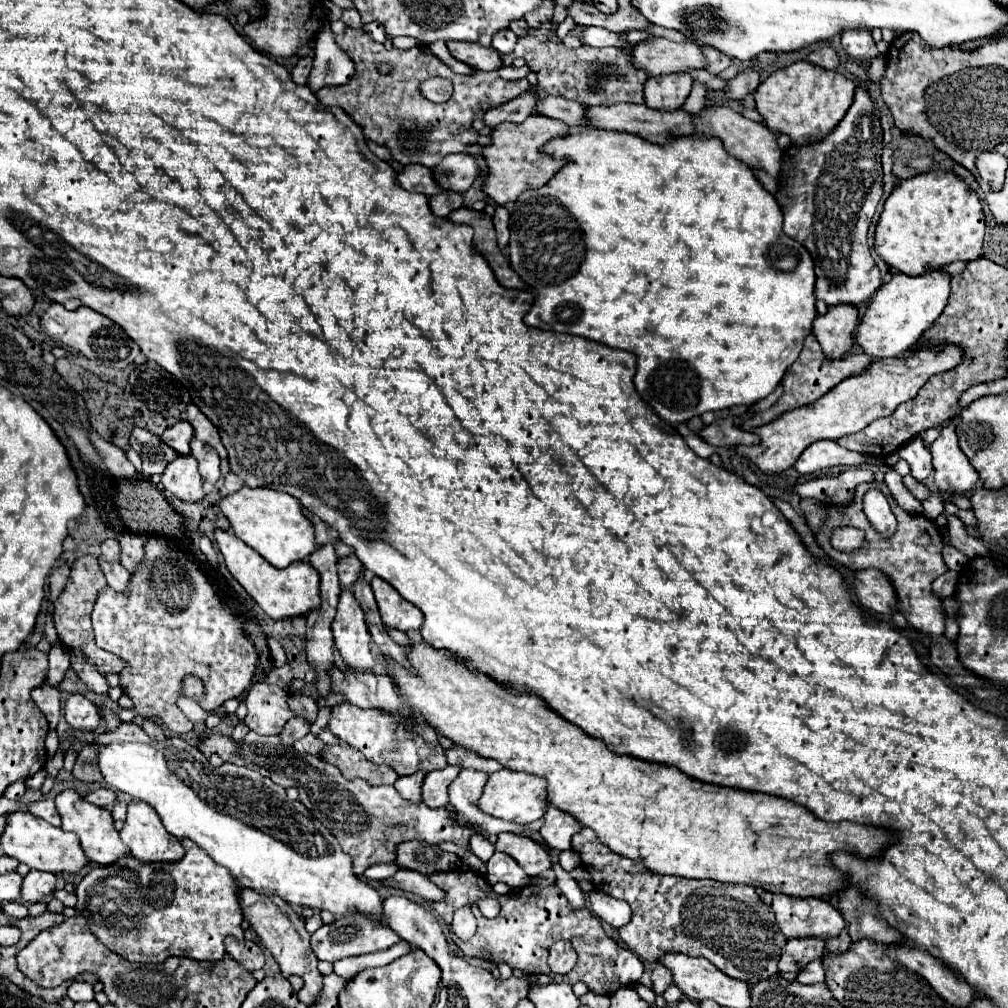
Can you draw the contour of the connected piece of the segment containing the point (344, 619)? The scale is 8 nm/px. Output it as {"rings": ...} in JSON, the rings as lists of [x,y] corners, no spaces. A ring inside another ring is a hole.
{"rings":[[[343,588],[337,616],[333,620],[333,638],[335,648],[339,650],[345,664],[353,670],[373,670],[371,654],[371,634],[365,624],[363,610],[355,596]]]}

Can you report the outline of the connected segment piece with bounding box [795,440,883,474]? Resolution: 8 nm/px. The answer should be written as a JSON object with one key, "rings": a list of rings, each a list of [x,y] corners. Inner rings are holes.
{"rings":[[[819,440],[819,442],[807,446],[805,452],[797,458],[795,470],[799,474],[813,474],[813,472],[819,472],[823,468],[831,468],[831,466],[839,466],[839,464],[841,466],[861,466],[865,463],[874,466],[883,464],[880,458],[863,456],[841,448],[835,440]]]}

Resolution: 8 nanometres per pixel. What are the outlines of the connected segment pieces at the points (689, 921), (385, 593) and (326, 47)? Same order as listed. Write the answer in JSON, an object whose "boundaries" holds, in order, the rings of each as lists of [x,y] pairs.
{"boundaries":[[[[581,828],[573,836],[571,846],[589,870],[595,890],[625,900],[631,906],[633,918],[619,930],[619,936],[645,962],[657,962],[669,952],[703,956],[727,976],[749,984],[779,972],[777,962],[787,938],[777,930],[773,910],[757,896],[755,886],[725,884],[725,894],[713,898],[689,894],[687,878],[655,874],[641,866],[641,862],[611,852],[589,828]]],[[[373,576],[371,588],[373,588],[375,600],[379,604],[379,612],[381,612],[385,626],[391,626],[391,628],[397,628],[403,632],[421,628],[421,622],[423,622],[421,610],[417,606],[413,606],[411,602],[407,602],[405,598],[401,598],[401,594],[397,594],[397,590],[393,590],[393,586],[389,586],[389,582]]],[[[325,26],[325,30],[321,30],[321,34],[317,34],[315,38],[315,60],[307,86],[317,92],[323,86],[337,86],[349,82],[353,74],[355,66],[349,54],[339,48],[331,28]]]]}

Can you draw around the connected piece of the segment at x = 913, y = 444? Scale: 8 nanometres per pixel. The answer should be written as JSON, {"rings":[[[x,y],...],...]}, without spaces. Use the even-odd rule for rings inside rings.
{"rings":[[[915,436],[911,438],[909,442],[905,442],[901,448],[899,448],[899,456],[903,460],[909,462],[911,466],[911,474],[921,482],[925,480],[929,474],[931,474],[931,452],[929,452],[929,446],[923,442],[921,436]]]}

